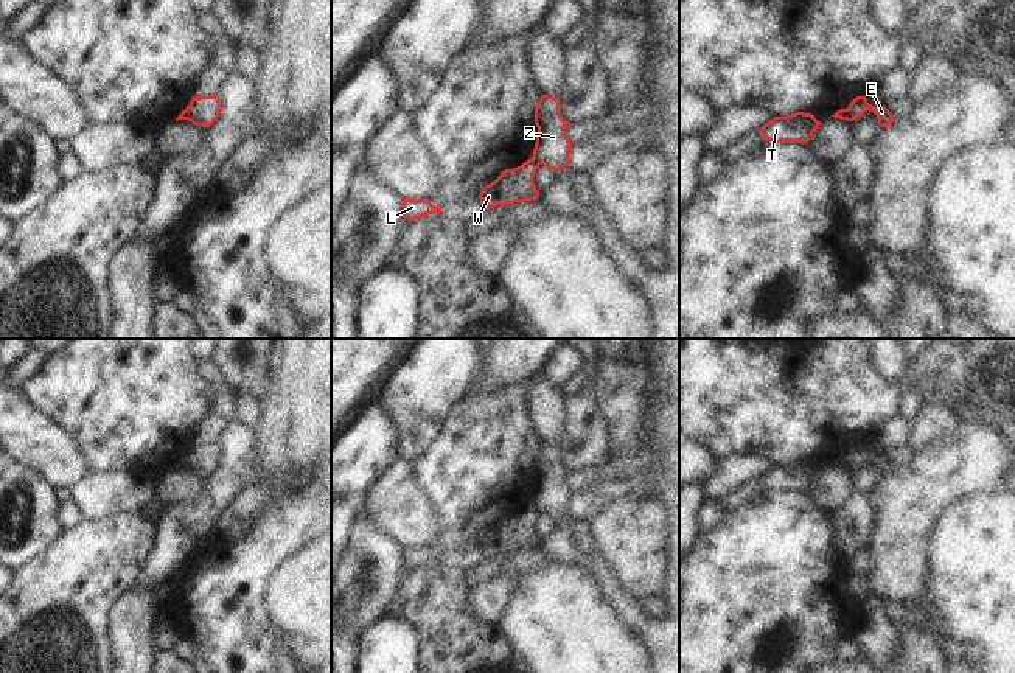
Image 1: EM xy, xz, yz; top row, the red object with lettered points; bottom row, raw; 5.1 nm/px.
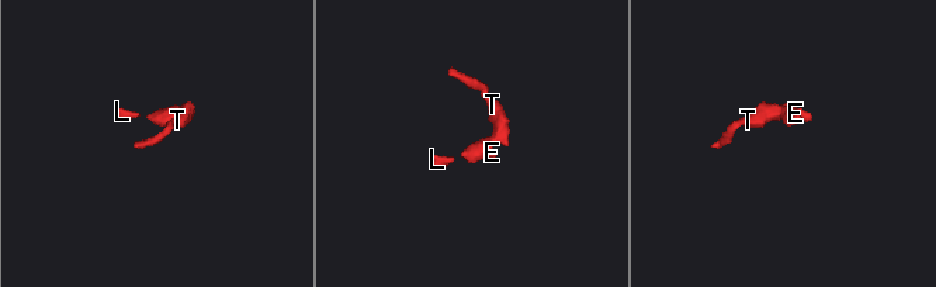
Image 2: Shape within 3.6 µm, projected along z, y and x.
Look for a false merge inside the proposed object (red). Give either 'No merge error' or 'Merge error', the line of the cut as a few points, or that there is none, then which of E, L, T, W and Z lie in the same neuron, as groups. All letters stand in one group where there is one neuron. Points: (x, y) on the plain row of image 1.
Merge error. Split along xz (532, 505), (540, 512). Groups: E L W / T Z

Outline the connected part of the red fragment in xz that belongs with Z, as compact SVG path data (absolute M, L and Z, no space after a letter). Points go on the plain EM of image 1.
M542 443L535 455L538 476L533 507L553 519L569 514L572 491L566 483L569 471L560 462L560 446Z

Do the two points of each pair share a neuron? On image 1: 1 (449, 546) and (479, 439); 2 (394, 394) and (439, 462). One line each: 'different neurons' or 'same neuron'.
1: same neuron
2: different neurons

